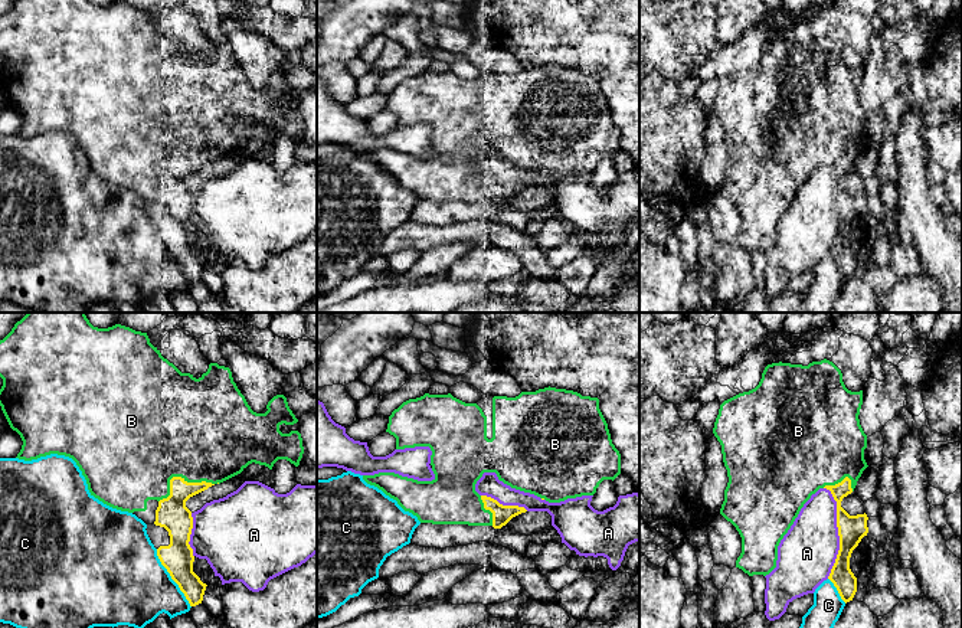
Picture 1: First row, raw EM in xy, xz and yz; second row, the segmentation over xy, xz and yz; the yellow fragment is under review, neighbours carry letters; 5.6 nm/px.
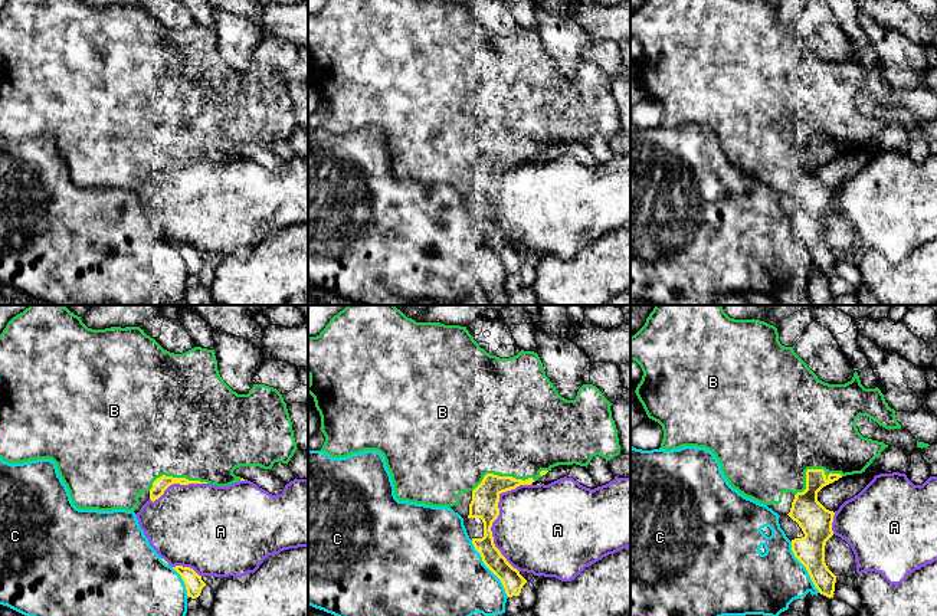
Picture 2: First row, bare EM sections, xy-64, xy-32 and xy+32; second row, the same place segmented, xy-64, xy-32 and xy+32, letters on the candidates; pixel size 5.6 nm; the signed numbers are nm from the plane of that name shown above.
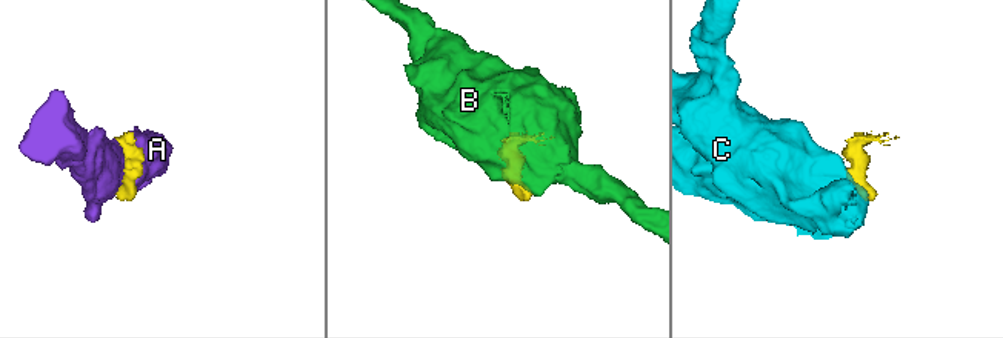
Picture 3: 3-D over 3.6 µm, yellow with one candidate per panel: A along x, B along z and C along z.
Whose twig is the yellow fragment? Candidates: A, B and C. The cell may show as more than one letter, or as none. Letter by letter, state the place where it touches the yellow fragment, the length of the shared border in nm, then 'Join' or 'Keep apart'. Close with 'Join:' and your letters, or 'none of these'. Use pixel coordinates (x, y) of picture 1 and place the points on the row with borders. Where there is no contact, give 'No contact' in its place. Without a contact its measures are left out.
A: Touches yellow at yz (838, 532). Shared border 500 nm. Keep apart
B: Touches yellow at xy (179, 477). Shared border 320 nm. Join
C: Touches yellow at xy (172, 578). Shared border 380 nm. Keep apart
Join: B

